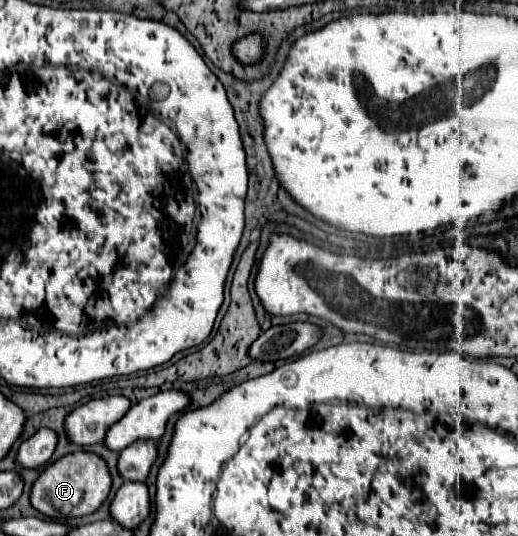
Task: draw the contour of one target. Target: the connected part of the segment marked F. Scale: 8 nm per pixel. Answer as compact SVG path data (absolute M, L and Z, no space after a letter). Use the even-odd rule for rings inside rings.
M71 453L49 465L31 489L31 507L51 519L73 519L83 517L99 509L111 489L111 477L105 461L93 453Z

